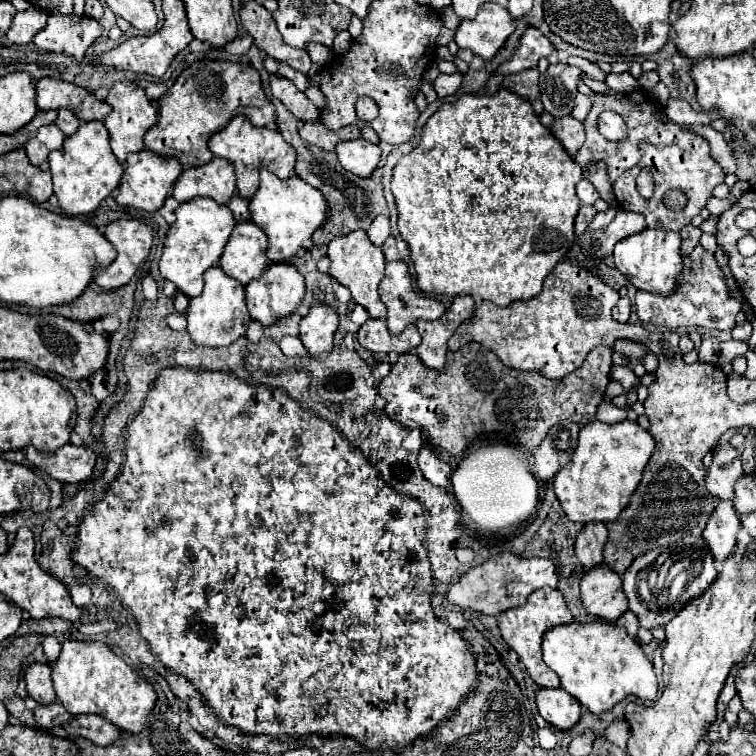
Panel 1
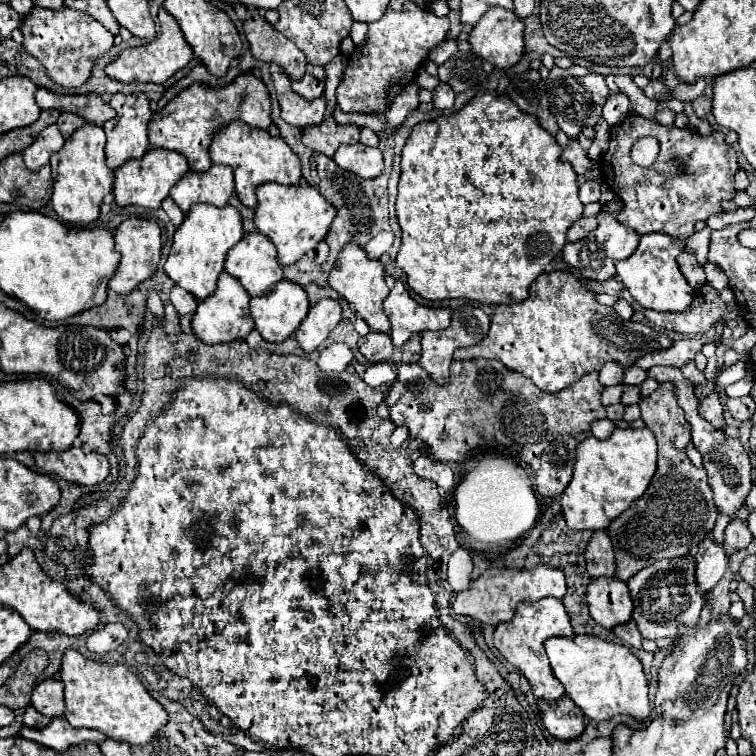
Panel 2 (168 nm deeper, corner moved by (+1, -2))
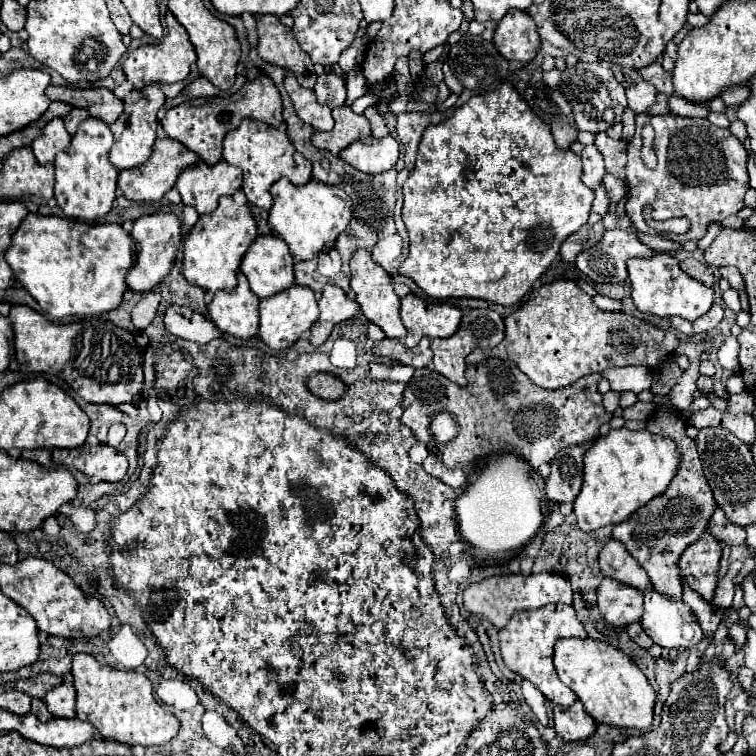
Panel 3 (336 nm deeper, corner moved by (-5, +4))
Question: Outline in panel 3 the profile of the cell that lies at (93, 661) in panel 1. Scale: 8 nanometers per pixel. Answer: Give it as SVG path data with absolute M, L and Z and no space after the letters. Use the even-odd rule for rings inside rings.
M76 653L72 661L72 675L76 687L76 717L92 723L104 739L148 747L162 745L178 733L180 721L154 699L152 683L144 673L100 665L92 655Z

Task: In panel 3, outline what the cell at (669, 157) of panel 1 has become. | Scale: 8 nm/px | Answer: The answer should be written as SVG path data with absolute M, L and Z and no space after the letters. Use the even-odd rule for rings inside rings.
M640 113L640 115L636 115L635 122L635 135L632 137L632 141L628 141L628 147L626 147L626 151L628 151L626 181L628 181L630 199L624 205L624 209L626 209L626 215L632 219L632 223L642 233L663 235L663 231L658 233L644 221L642 207L646 203L650 203L654 220L665 221L668 217L686 217L692 223L692 227L686 235L664 235L664 237L674 239L678 243L686 243L686 241L704 237L710 221L722 221L728 215L736 215L744 207L744 195L748 191L748 171L746 171L748 153L746 153L744 145L740 143L740 139L730 133L730 129L714 127L708 119L690 119L690 117L680 117L680 115L654 115L652 117L652 115ZM644 123L650 123L656 131L656 139L654 139L654 151L656 151L656 157L658 157L658 169L656 171L648 171L642 165L642 159L640 159L640 147L642 147L640 129L642 129Z

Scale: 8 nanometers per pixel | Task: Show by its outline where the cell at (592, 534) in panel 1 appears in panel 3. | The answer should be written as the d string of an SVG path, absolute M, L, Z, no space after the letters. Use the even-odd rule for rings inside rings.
M610 539L600 555L598 555L598 563L600 563L600 571L604 577L616 579L620 583L628 583L640 591L650 587L650 579L646 575L646 571L642 571L642 567L636 563L636 559L632 555L628 555L626 547L622 547L622 543L618 543L616 539Z

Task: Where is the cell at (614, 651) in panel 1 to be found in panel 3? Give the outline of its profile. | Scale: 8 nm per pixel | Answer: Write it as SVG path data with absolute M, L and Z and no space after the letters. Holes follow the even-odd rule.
M590 637L558 639L554 647L554 667L560 681L578 695L586 713L592 715L596 723L636 727L640 731L650 729L656 693L640 667L620 649Z

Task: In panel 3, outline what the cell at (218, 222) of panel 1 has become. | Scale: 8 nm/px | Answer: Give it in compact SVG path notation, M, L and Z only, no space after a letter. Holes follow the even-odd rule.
M222 197L218 207L210 215L202 215L198 223L190 229L184 241L182 275L190 285L204 291L220 291L236 287L236 271L240 259L256 237L256 221L248 205L236 205L232 197Z

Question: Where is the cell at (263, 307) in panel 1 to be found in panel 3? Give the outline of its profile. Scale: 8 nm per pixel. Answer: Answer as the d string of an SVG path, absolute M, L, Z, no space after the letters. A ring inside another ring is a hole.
M294 283L286 291L280 291L272 297L260 299L260 337L264 343L276 351L290 347L302 335L308 333L312 323L318 319L318 303L312 289Z

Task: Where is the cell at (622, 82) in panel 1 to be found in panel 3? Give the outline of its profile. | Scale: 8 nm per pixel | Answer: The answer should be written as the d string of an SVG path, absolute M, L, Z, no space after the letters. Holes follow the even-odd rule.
M578 61L576 65L566 67L562 71L560 91L574 111L574 121L576 121L578 131L590 131L590 133L606 131L612 123L620 121L624 107L626 107L624 87L620 87L616 77L612 75L610 65L600 63L600 61L594 61L594 63L592 61L588 61L588 63Z

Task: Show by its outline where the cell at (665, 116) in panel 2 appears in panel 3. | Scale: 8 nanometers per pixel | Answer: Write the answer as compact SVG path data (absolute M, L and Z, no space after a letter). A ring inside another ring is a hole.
M640 81L638 85L632 85L626 89L626 99L628 99L628 107L634 113L644 113L656 103L656 89L654 85Z

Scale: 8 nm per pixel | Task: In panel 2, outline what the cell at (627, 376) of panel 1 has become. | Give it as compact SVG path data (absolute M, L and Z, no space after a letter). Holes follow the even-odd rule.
M624 385L624 393L621 396L622 405L632 405L640 401L640 387L632 387L632 385Z

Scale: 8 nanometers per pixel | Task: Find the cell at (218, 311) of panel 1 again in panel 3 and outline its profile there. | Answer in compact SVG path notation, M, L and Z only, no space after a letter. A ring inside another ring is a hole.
M238 273L238 285L232 291L214 293L208 315L222 333L236 339L250 339L258 335L258 301L244 273Z

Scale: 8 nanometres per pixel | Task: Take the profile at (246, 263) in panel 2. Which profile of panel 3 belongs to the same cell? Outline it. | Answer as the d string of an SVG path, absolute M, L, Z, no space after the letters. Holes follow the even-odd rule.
M260 235L242 257L240 271L258 297L270 297L294 283L294 259L286 243L274 235Z

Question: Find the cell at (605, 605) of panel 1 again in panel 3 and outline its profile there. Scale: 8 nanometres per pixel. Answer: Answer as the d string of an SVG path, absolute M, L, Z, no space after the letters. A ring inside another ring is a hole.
M602 579L596 589L598 609L604 619L614 627L626 627L634 621L640 621L644 611L644 595L642 591L618 583L614 579Z

